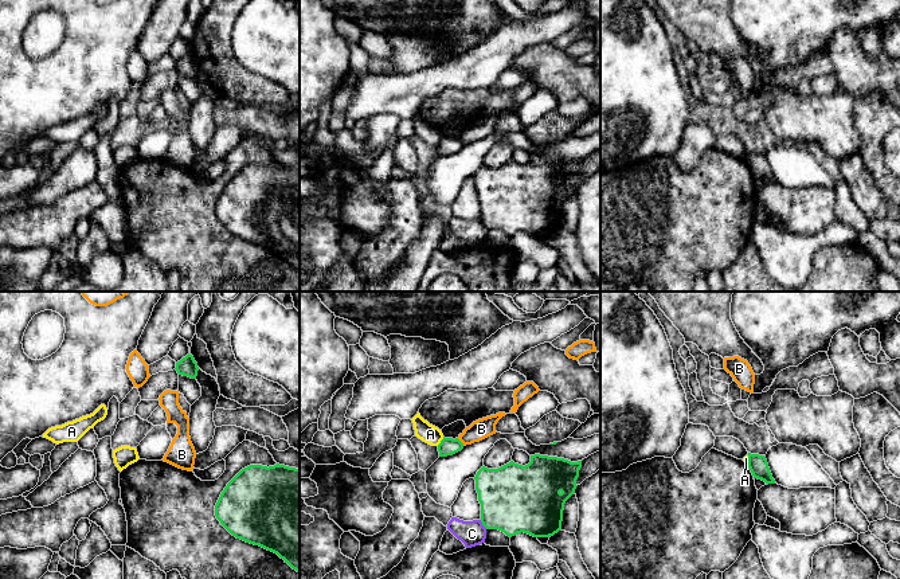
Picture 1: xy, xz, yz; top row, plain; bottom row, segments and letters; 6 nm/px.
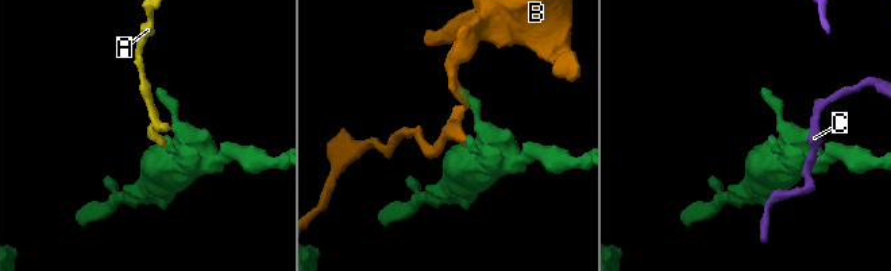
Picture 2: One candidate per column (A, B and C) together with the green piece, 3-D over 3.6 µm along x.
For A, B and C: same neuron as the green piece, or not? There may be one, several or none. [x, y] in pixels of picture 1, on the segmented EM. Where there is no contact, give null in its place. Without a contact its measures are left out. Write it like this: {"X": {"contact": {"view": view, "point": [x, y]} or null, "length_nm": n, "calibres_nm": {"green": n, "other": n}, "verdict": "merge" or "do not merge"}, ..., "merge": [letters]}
{"A": {"contact": {"view": "xz", "point": [441, 441]}, "length_nm": 70, "calibres_nm": {"green": 110, "other": 120}, "verdict": "do not merge"}, "B": {"contact": {"view": "xz", "point": [461, 442]}, "length_nm": 60, "calibres_nm": {"green": 110, "other": 120}, "verdict": "do not merge"}, "C": {"contact": {"view": "xz", "point": [482, 524]}, "length_nm": 70, "calibres_nm": {"green": 400, "other": 150}, "verdict": "do not merge"}, "merge": []}

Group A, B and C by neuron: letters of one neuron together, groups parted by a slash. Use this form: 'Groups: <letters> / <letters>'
Groups: A / B / C

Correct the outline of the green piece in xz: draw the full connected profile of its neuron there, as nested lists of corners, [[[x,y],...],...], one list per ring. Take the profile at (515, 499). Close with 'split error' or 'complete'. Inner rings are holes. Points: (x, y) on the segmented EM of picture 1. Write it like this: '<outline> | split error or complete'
[[[535,454],[525,466],[509,463],[498,469],[482,466],[474,480],[481,504],[481,523],[486,529],[498,529],[512,537],[528,533],[533,537],[549,537],[561,529],[566,501],[575,493],[582,461]]] | complete

